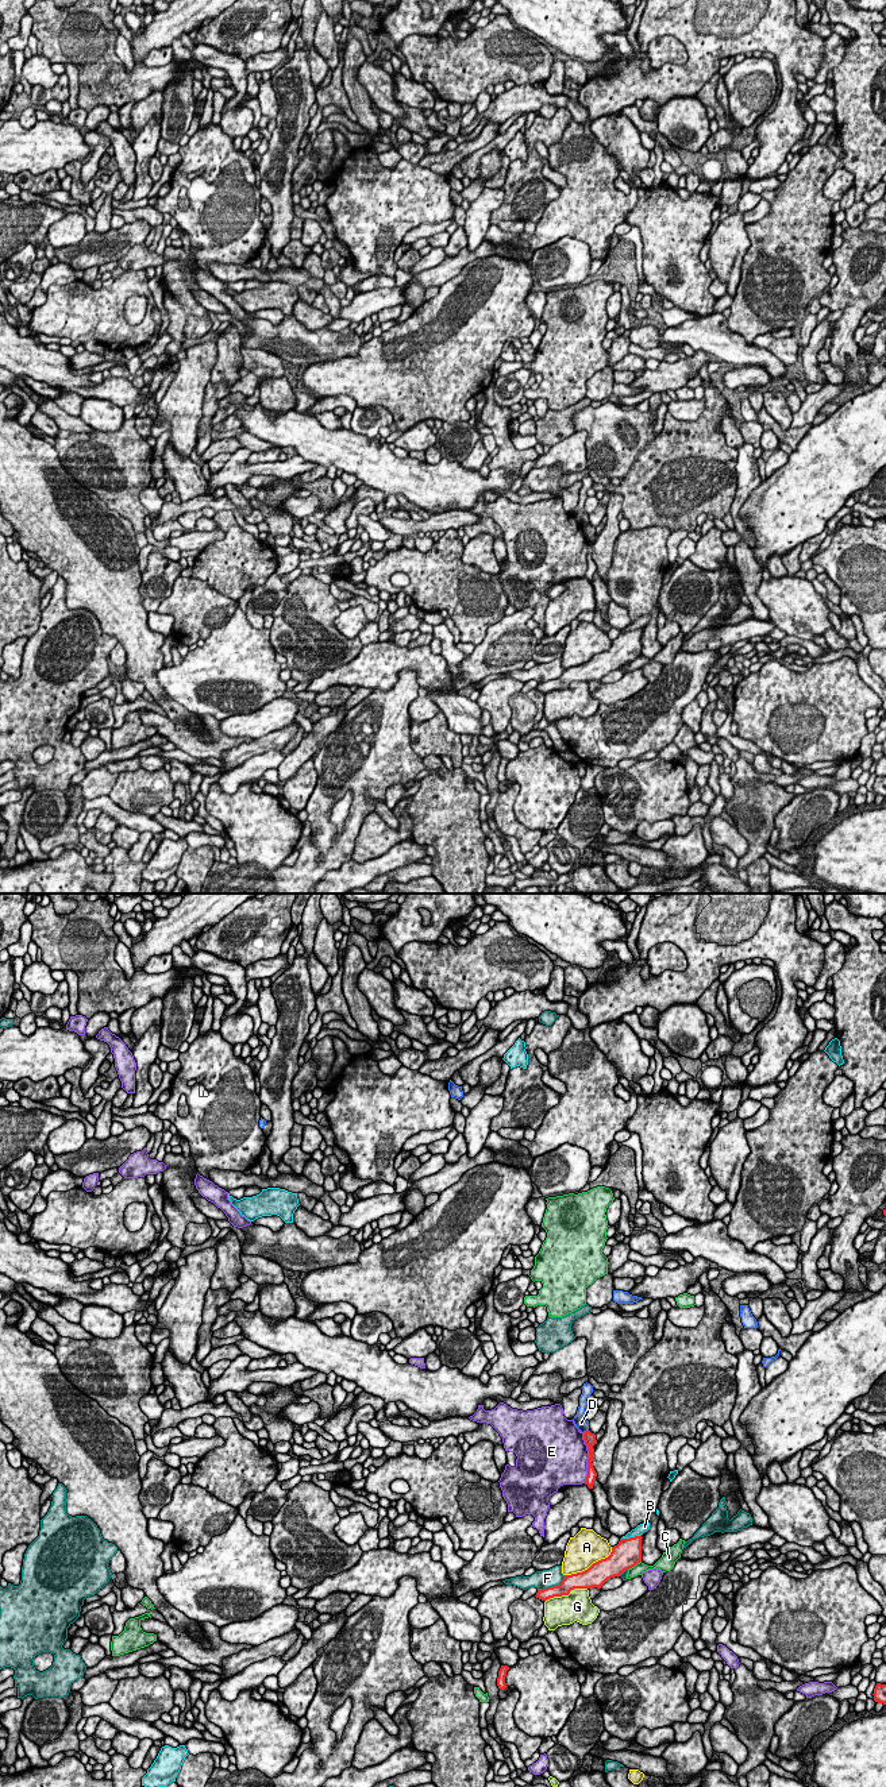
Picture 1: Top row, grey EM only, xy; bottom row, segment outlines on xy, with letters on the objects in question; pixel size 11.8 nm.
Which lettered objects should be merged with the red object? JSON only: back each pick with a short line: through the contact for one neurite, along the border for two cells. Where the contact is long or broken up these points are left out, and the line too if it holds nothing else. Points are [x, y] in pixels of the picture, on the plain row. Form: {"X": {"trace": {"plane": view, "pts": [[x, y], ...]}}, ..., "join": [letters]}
{"join": []}

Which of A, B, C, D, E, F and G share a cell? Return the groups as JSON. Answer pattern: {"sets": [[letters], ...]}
{"sets": [["A"], ["B"], ["C"], ["D"], ["E"], ["F"], ["G"]]}

